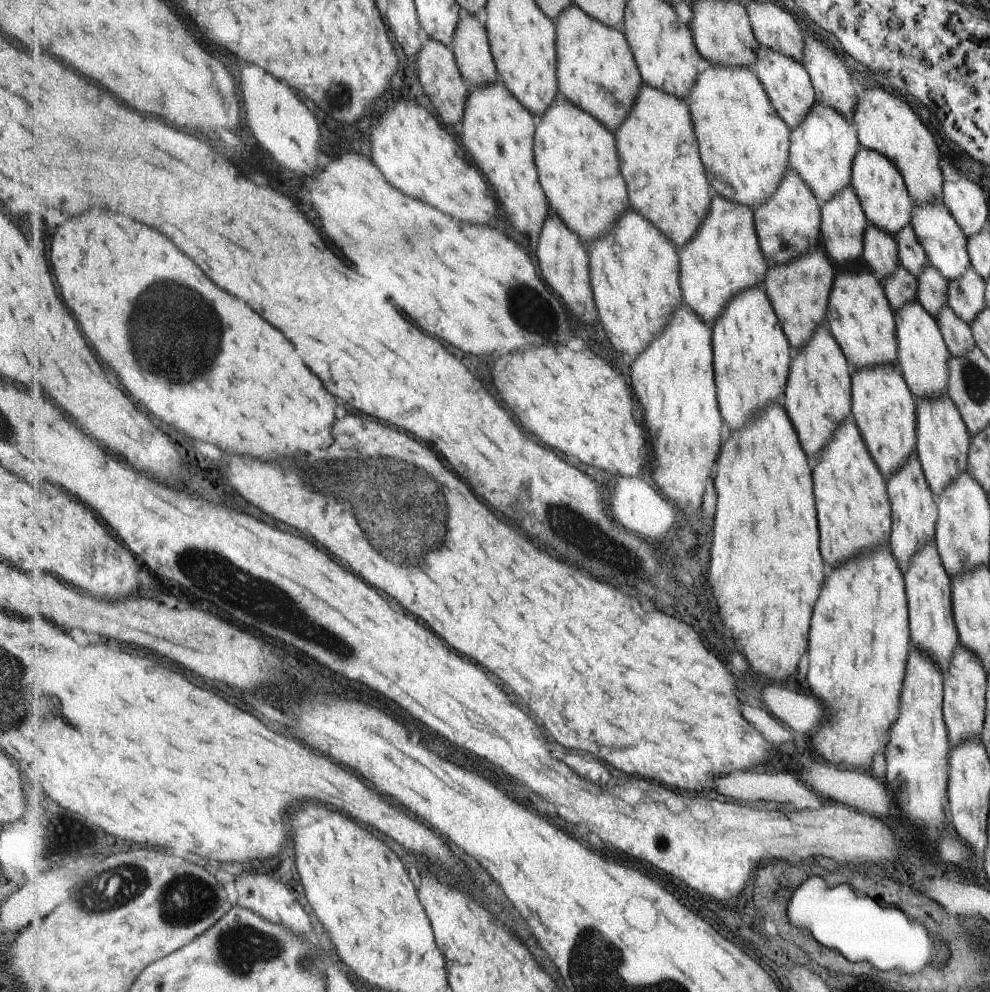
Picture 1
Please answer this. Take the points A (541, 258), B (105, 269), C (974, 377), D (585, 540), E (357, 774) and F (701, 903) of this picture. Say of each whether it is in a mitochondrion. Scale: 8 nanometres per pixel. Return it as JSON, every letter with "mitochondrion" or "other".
{"A":"other","B":"other","C":"mitochondrion","D":"mitochondrion","E":"other","F":"other"}

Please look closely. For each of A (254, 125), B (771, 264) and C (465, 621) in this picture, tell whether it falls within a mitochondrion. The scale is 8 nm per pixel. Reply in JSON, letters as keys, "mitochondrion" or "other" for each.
{"A":"other","B":"other","C":"other"}

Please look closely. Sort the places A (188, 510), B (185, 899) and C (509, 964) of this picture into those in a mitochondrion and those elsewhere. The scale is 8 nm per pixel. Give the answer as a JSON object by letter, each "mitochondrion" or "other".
{"A":"other","B":"mitochondrion","C":"other"}

